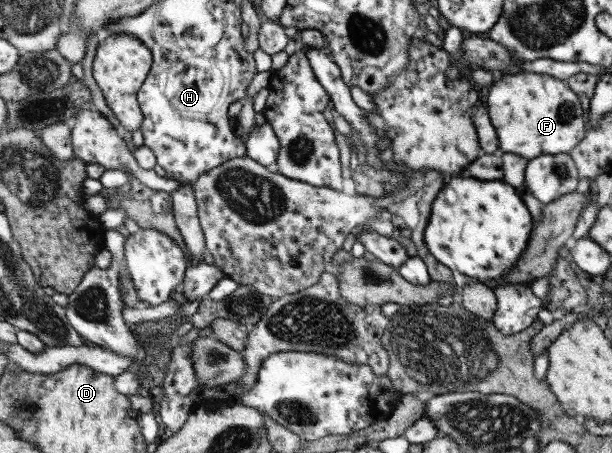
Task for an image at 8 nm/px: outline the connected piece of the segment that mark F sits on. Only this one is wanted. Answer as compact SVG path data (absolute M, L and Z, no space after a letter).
M523 72L504 75L490 85L484 106L502 152L514 152L530 160L545 154L568 153L582 140L583 110L565 81L547 74Z

